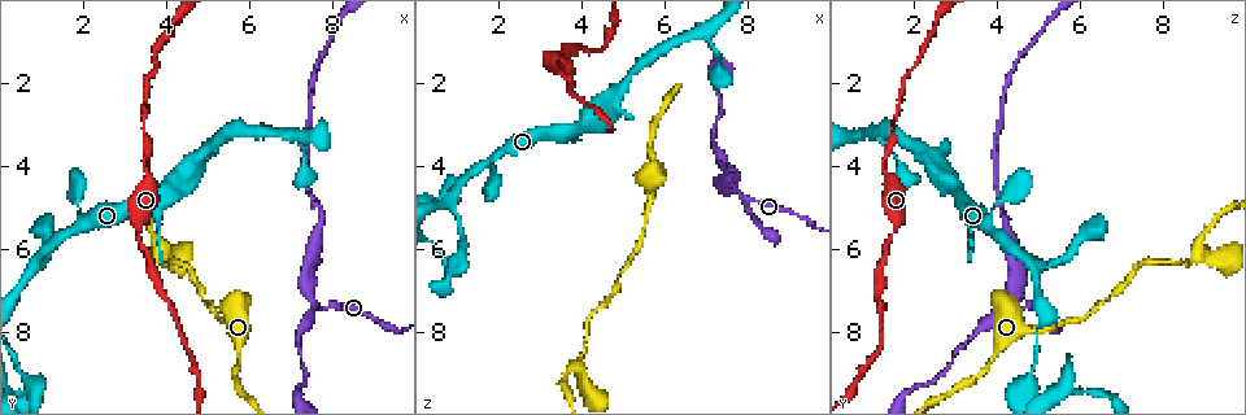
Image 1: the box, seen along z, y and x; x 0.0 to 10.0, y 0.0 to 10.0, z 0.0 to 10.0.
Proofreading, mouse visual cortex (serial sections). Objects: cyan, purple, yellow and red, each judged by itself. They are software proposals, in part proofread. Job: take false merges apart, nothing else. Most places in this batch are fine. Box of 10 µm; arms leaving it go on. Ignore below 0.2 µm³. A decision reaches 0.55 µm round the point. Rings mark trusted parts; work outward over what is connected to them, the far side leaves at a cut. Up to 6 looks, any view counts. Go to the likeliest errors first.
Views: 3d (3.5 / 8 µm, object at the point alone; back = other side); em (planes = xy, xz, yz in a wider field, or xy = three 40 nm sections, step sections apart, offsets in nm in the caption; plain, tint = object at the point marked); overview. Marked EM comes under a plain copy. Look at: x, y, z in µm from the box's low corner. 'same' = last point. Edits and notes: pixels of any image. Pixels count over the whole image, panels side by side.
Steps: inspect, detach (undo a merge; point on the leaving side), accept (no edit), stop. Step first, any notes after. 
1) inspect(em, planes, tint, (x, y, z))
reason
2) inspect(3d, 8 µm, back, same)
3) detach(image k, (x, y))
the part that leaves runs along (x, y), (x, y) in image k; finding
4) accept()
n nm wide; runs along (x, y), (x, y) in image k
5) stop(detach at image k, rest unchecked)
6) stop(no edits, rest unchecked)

inspect(em, xy, step 1, tint, (3.35, 5.85, 1.45))
thick turns thin

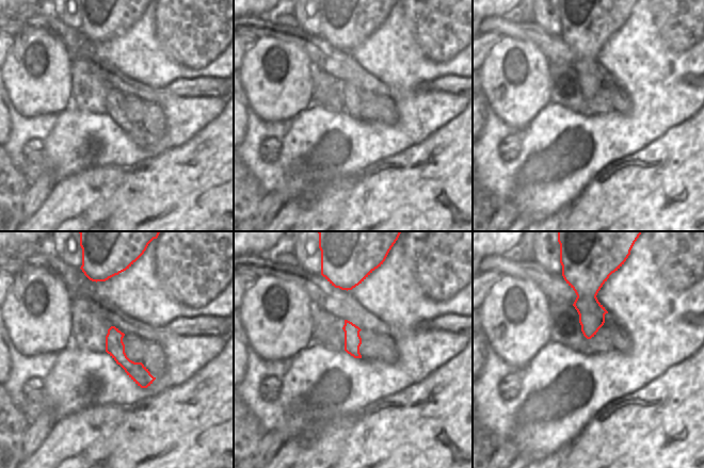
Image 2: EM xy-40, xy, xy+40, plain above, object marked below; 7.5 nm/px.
inspect(3d, 3.5 µm, same)

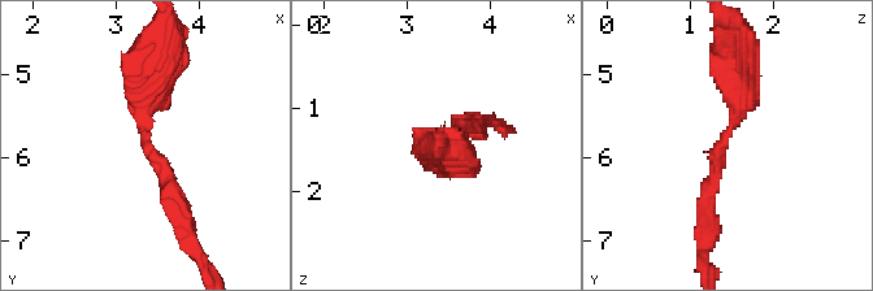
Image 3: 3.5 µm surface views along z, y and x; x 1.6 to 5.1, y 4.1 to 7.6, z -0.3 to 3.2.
accept()
130 nm wide; runs along (738, 60), (708, 216) in image 3; continuous, no second cell

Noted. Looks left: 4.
inspect(em, xy, step 1, tint, (7.55, 7.30, 4.50))
sudden change in width

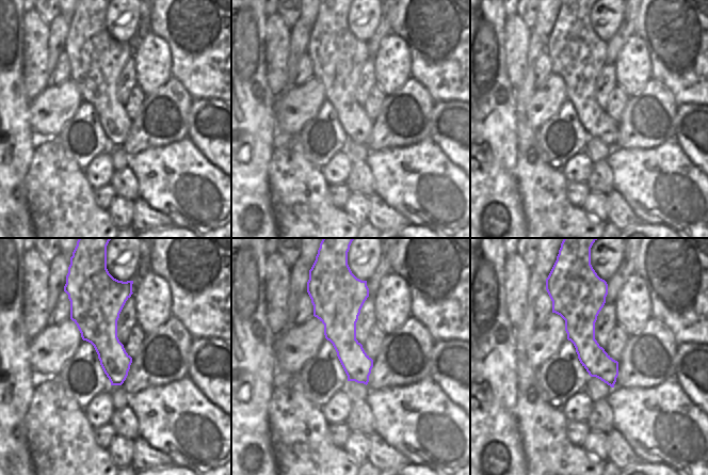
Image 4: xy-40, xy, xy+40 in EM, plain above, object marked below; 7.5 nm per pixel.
inspect(3d, 3.5 µm, same)

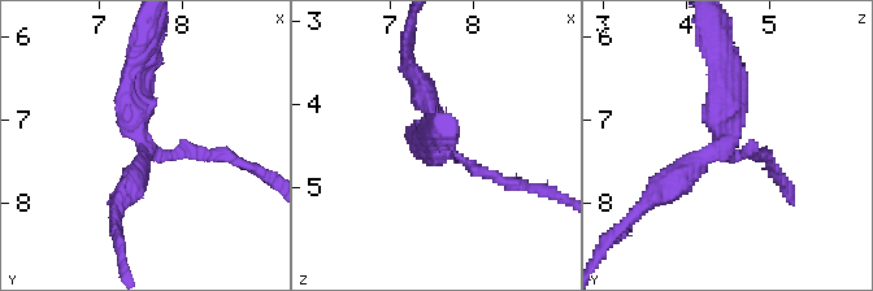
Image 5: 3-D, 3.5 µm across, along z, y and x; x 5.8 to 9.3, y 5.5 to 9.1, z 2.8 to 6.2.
accept()
runs along (222, 155), (157, 155), (142, 139), (138, 66) in image 5; all the same cell

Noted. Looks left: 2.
inspect(3d, 3.5 µm, (3.90, 6.10, 8.85))

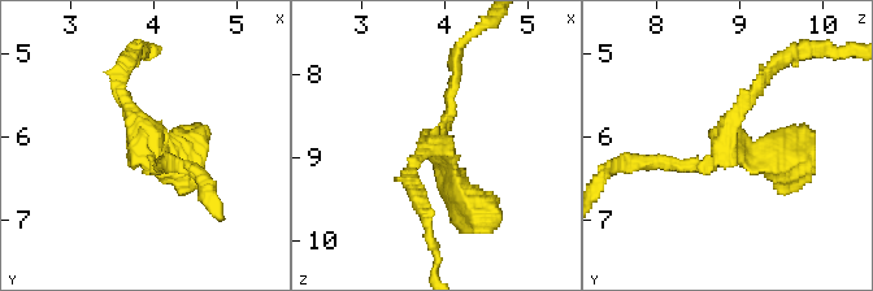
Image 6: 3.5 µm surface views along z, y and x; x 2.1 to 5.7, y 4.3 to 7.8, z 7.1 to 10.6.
inspect(em, planes, tint, (3.85, 6.10, 8.80))
need the tissue

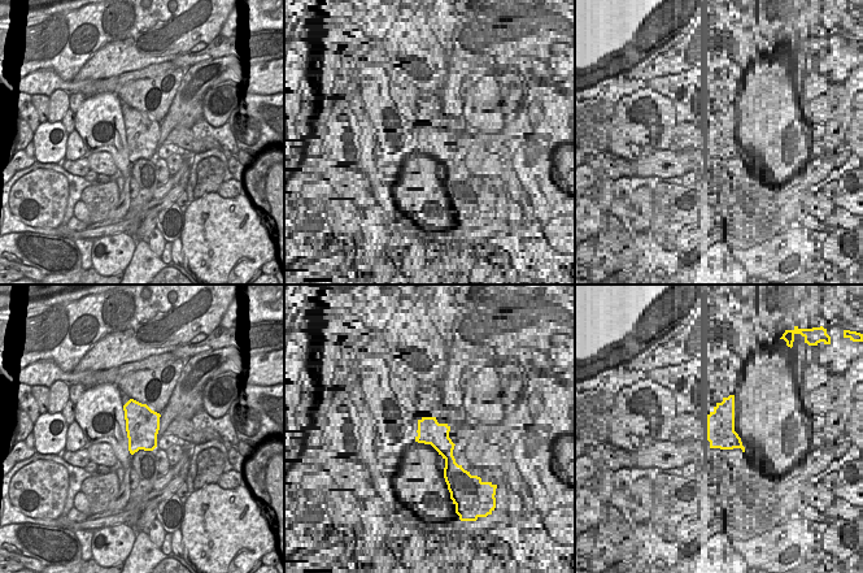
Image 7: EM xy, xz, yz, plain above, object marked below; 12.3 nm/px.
accept()
runs along (457, 73), (433, 143), (477, 209) in image 6; all the same cell

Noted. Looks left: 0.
stop(no edits, rest unchecked)

